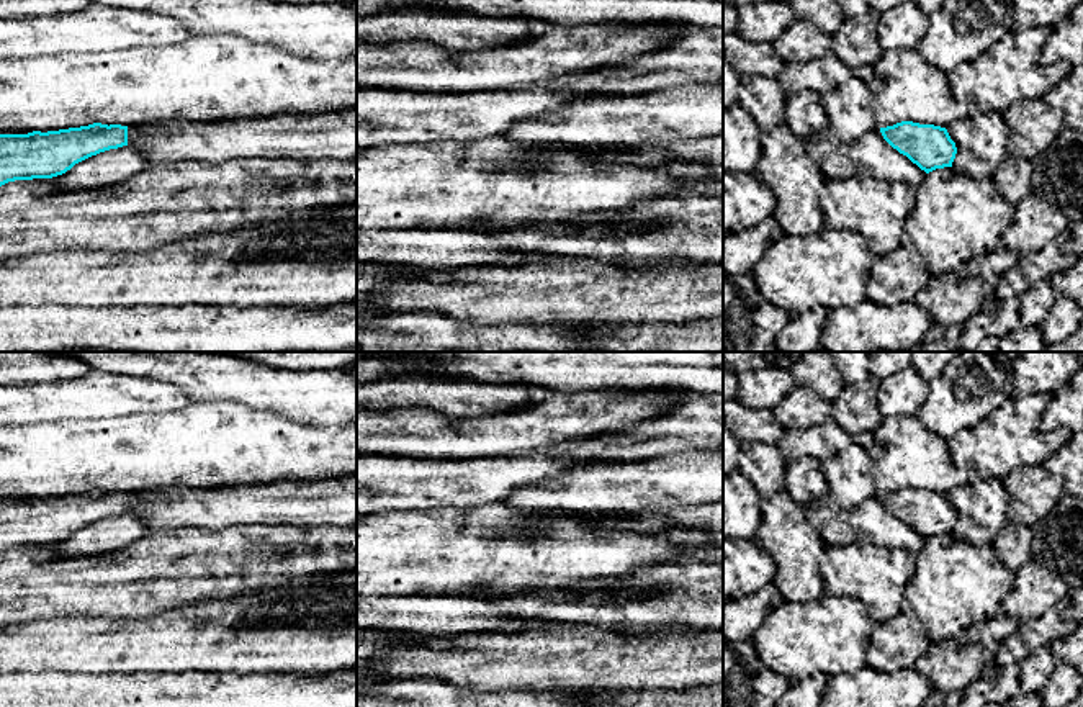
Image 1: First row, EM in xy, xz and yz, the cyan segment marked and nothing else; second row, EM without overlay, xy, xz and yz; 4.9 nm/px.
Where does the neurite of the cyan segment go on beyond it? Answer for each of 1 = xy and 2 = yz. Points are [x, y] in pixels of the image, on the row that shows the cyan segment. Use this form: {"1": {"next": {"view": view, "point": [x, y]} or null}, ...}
{"1": {"next": {"view": "xy", "point": [332, 135]}}, "2": {"next": null}}

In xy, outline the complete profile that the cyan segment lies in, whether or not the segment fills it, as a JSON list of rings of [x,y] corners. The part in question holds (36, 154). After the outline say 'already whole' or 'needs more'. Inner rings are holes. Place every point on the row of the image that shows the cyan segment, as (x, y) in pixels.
[[[357,108],[317,113],[317,115],[275,115],[275,116],[255,116],[219,121],[164,121],[147,123],[139,126],[121,124],[101,124],[93,123],[80,128],[69,128],[59,131],[33,131],[28,134],[0,134],[0,187],[15,180],[33,178],[52,178],[65,173],[75,164],[97,155],[100,152],[118,149],[123,146],[137,147],[142,155],[151,162],[178,162],[185,159],[195,159],[209,164],[221,164],[239,157],[263,157],[263,159],[298,159],[298,160],[317,160],[317,159],[357,159]]] | needs more

